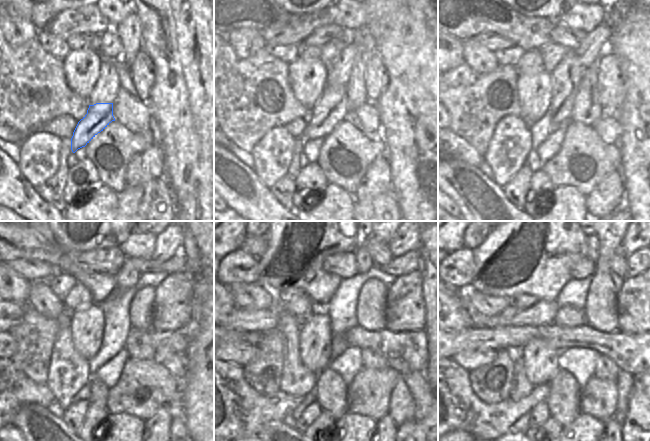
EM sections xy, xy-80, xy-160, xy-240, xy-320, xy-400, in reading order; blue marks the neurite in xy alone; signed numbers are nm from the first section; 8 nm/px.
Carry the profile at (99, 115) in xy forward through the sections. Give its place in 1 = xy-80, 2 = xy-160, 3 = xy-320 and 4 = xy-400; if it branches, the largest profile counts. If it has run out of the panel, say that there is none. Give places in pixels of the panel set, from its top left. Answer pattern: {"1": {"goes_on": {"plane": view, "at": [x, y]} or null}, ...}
{"1": {"goes_on": {"plane": "xy-80", "at": [332, 108]}}, "2": {"goes_on": {"plane": "xy-160", "at": [566, 76]}}, "3": {"goes_on": {"plane": "xy-320", "at": [364, 262]}}, "4": {"goes_on": {"plane": "xy-400", "at": [592, 241]}}}

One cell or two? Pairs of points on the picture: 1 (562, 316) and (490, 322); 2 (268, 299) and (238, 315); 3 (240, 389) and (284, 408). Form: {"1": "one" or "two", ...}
{"1": "two", "2": "two", "3": "one"}

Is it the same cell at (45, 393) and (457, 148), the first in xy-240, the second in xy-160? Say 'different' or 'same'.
same

